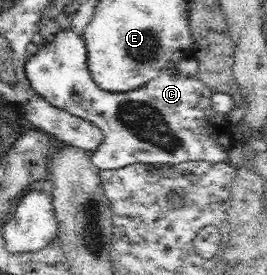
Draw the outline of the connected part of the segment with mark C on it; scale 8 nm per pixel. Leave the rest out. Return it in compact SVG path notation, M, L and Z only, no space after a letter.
M62 23L62 29L54 34L51 42L46 42L44 46L39 47L38 52L31 56L27 62L25 62L25 75L31 83L31 87L35 89L35 94L40 94L41 98L45 98L47 102L51 103L51 106L63 109L75 116L80 116L81 118L87 120L87 122L93 123L93 125L98 126L102 133L104 134L105 142L99 145L97 150L91 152L91 162L95 167L100 170L105 169L117 169L129 166L133 163L145 163L152 165L161 165L161 164L171 164L176 165L179 163L187 161L207 161L212 162L213 164L219 164L219 162L229 162L229 152L233 148L235 141L231 135L231 125L226 120L226 113L220 113L215 111L211 107L211 96L212 90L206 85L203 84L202 80L199 80L198 77L198 62L195 57L185 57L179 60L179 62L173 62L169 68L163 69L160 72L160 75L153 80L150 80L146 86L135 89L134 91L124 91L124 92L106 92L103 89L100 89L97 86L97 83L93 80L93 77L89 74L89 69L87 68L87 47L85 47L85 39L83 39L83 33L78 34L65 23Z

